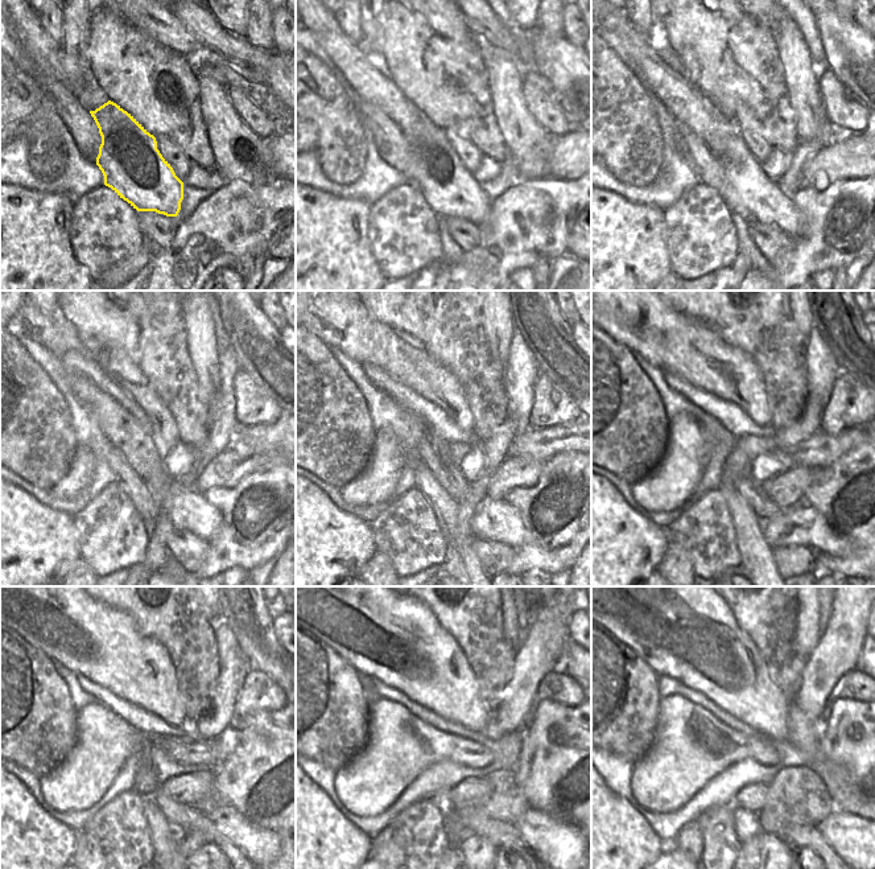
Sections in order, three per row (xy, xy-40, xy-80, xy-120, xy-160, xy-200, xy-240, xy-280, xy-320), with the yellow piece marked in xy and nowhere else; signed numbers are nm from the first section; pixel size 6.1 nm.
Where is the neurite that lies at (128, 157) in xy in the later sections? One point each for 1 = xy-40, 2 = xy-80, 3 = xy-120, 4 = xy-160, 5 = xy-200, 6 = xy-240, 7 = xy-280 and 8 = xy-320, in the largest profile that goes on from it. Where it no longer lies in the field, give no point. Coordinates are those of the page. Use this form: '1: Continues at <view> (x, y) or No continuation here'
1: Continues at xy-40 (450, 189)
2: Continues at xy-80 (750, 193)
3: Continues at xy-120 (177, 505)
4: Continues at xy-160 (485, 524)
5: Continues at xy-200 (781, 530)
6: Continues at xy-240 (186, 840)
7: Continues at xy-280 (478, 853)
8: Continues at xy-320 (776, 855)

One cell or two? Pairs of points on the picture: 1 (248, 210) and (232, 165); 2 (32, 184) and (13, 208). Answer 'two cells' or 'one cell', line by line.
1: two cells
2: two cells

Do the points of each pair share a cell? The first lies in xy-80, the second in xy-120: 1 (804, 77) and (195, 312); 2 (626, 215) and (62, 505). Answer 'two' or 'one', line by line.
1: one
2: two

